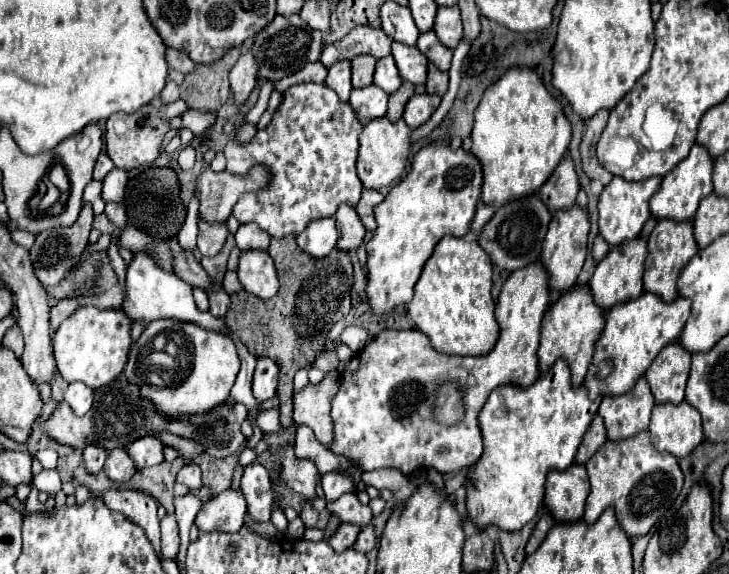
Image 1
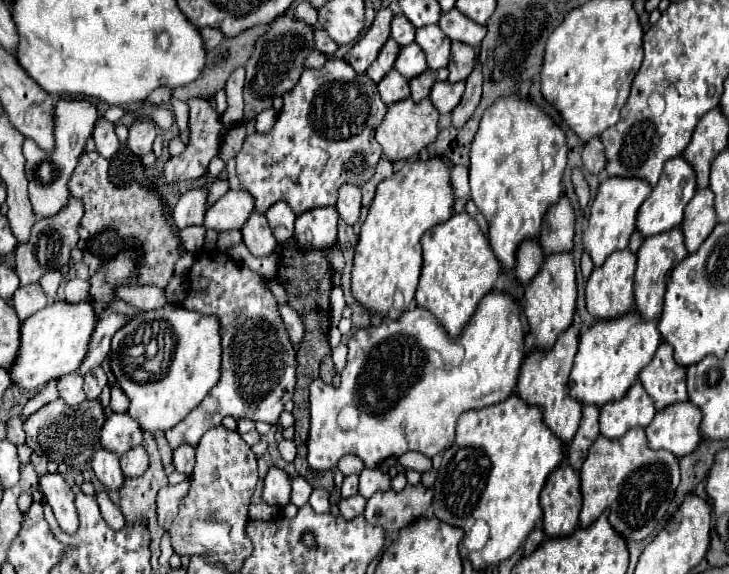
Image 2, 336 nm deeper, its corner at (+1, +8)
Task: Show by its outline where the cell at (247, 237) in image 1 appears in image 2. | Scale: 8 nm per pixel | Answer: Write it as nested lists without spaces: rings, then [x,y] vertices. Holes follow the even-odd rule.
[[[276,202],[272,208],[268,208],[266,218],[268,218],[268,224],[270,224],[270,228],[280,244],[288,242],[294,236],[296,214],[292,212],[292,208],[288,208],[288,204]]]

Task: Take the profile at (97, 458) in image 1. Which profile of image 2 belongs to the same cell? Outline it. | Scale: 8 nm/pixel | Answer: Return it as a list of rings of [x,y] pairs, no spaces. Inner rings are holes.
[[[98,448],[92,456],[92,470],[98,476],[98,480],[108,488],[108,490],[118,490],[124,484],[124,472],[120,468],[118,456],[114,456],[112,452]]]

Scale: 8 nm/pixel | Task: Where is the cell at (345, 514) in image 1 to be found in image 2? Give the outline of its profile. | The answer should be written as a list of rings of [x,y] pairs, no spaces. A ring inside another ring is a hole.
[[[364,468],[360,474],[360,494],[368,500],[374,492],[378,490],[388,490],[390,488],[390,476],[382,470],[368,470]]]

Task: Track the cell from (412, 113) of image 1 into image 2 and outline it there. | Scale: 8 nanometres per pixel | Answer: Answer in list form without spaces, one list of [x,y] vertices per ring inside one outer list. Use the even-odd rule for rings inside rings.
[[[436,82],[430,92],[430,100],[436,104],[440,114],[450,114],[460,104],[462,94],[464,94],[464,82],[456,82],[456,84]]]

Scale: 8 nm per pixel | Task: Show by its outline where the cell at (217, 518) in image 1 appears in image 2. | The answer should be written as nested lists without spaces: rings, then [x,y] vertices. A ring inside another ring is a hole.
[[[184,480],[184,482],[176,484],[176,486],[168,484],[158,492],[158,496],[156,496],[156,514],[158,514],[158,524],[164,530],[168,530],[172,520],[176,518],[176,508],[180,504],[180,498],[186,496],[188,488],[190,488],[190,482]]]

